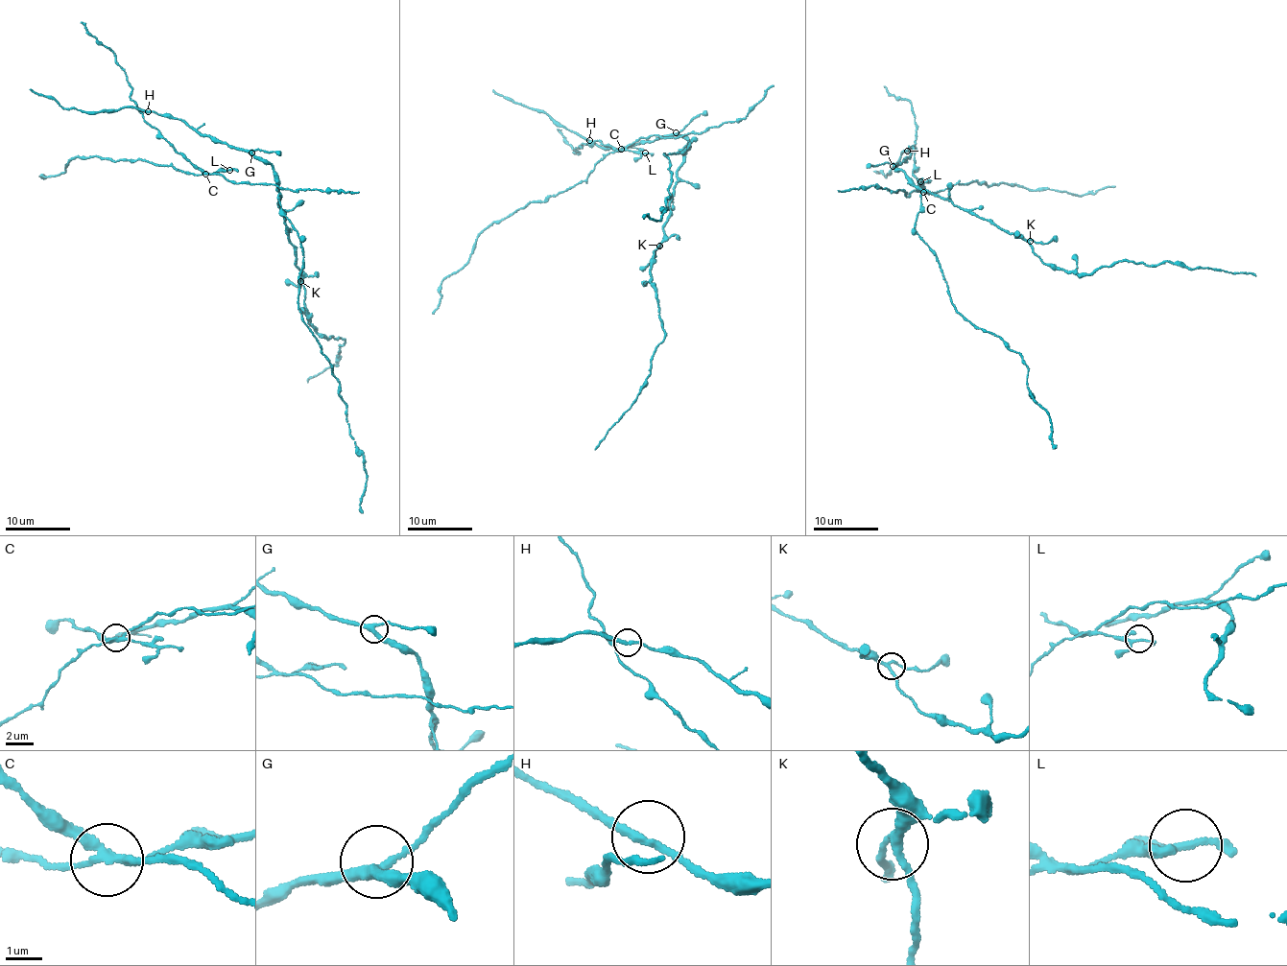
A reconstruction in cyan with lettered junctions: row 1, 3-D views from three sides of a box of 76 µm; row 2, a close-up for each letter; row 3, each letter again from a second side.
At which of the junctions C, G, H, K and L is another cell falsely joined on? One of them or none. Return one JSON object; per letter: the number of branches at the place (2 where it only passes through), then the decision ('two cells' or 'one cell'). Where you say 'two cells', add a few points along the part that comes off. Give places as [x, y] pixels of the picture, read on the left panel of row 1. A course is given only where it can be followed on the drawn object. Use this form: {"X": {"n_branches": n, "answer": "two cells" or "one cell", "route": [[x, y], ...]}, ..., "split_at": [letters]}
{"C": {"n_branches": 4, "answer": "two cells", "route": [[204, 173], [189, 175], [169, 165], [139, 159], [112, 161], [95, 155], [71, 159], [59, 175], [39, 176]]}, "G": {"n_branches": 3, "answer": "one cell"}, "H": {"n_branches": 3, "answer": "one cell"}, "K": {"n_branches": 3, "answer": "one cell"}, "L": {"n_branches": 4, "answer": "one cell"}, "split_at": ["C"]}

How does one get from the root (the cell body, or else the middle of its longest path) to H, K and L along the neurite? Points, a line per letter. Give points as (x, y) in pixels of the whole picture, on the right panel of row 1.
H: (903, 163), (906, 157), (909, 159), (914, 150), (907, 151)
K: (903, 163), (893, 165), (923, 190), (969, 209), (1030, 241)
L: (903, 163), (909, 159), (912, 148), (907, 151), (914, 151), (912, 173), (923, 190), (920, 181)

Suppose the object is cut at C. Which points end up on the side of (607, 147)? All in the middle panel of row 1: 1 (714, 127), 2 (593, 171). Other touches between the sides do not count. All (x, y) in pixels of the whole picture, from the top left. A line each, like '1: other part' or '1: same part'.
1: other part
2: other part

